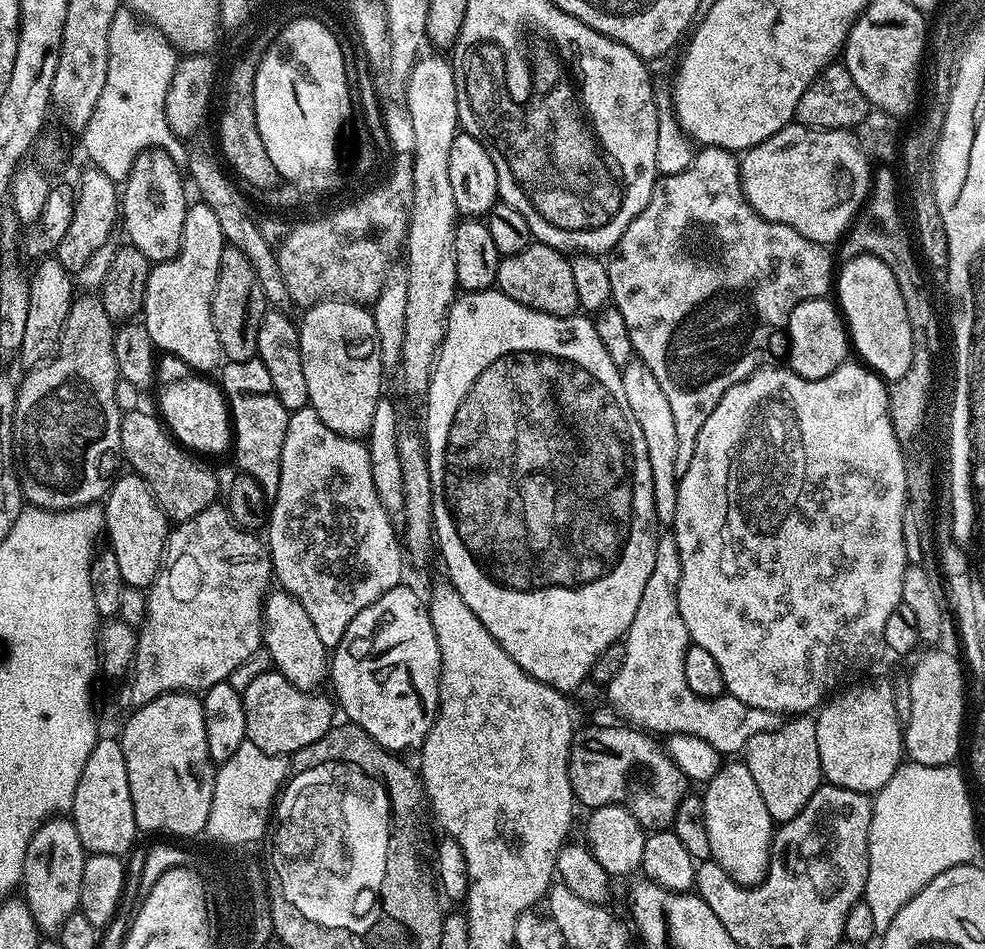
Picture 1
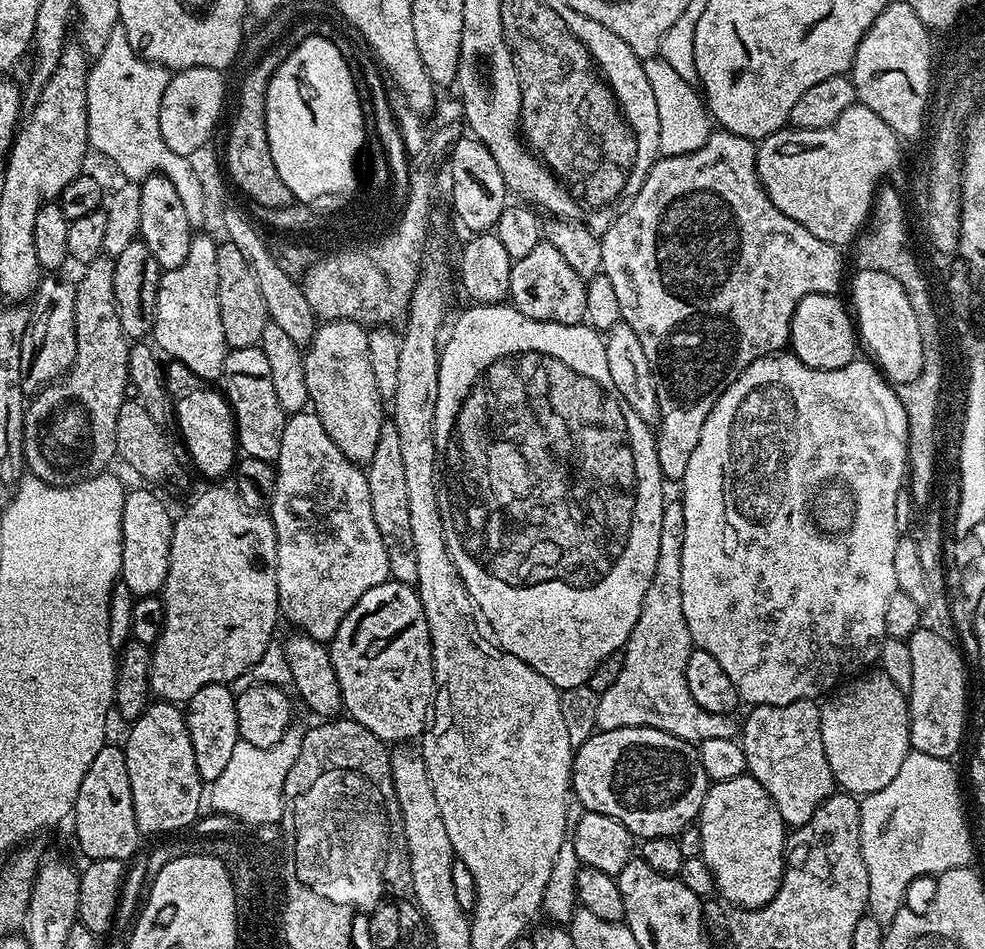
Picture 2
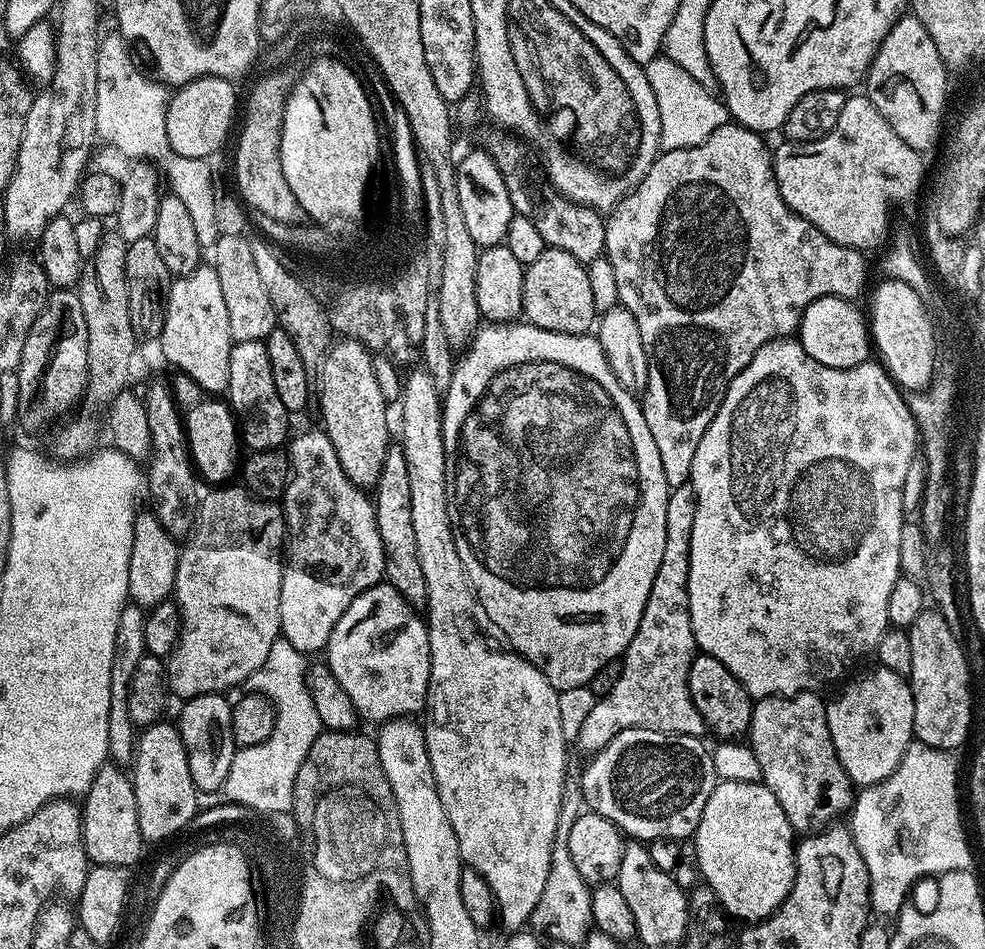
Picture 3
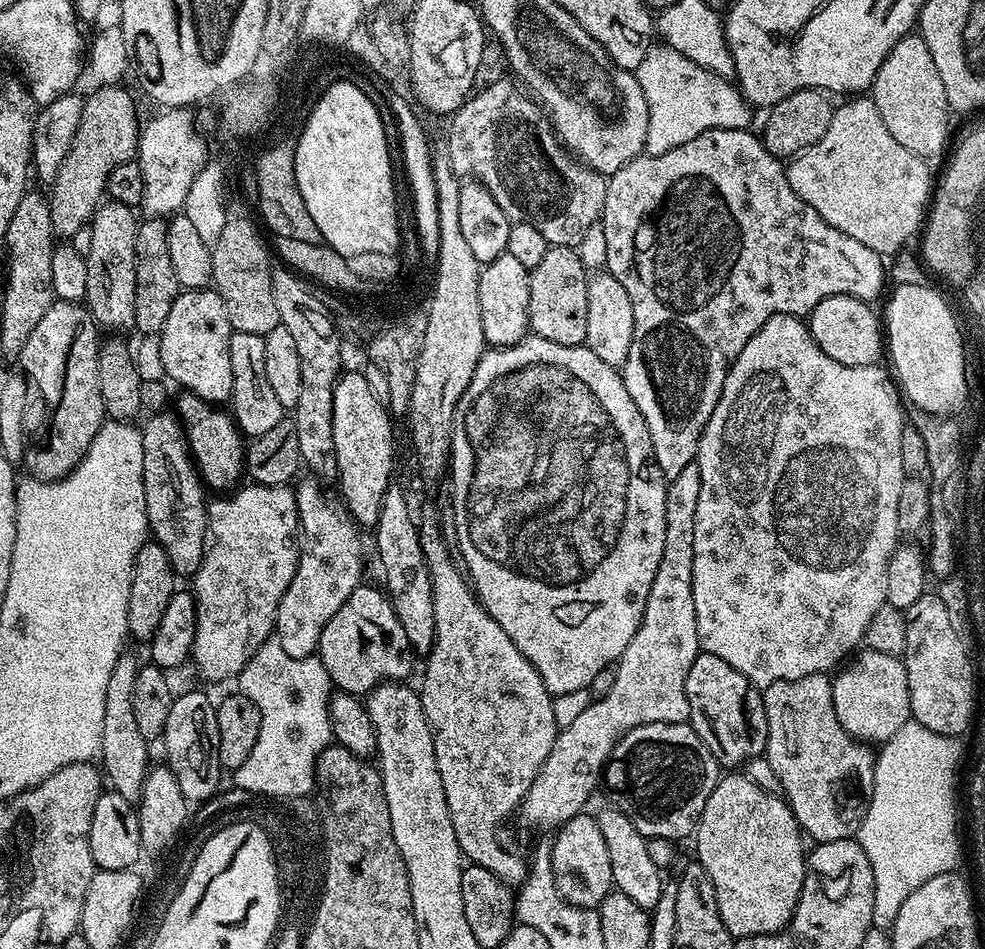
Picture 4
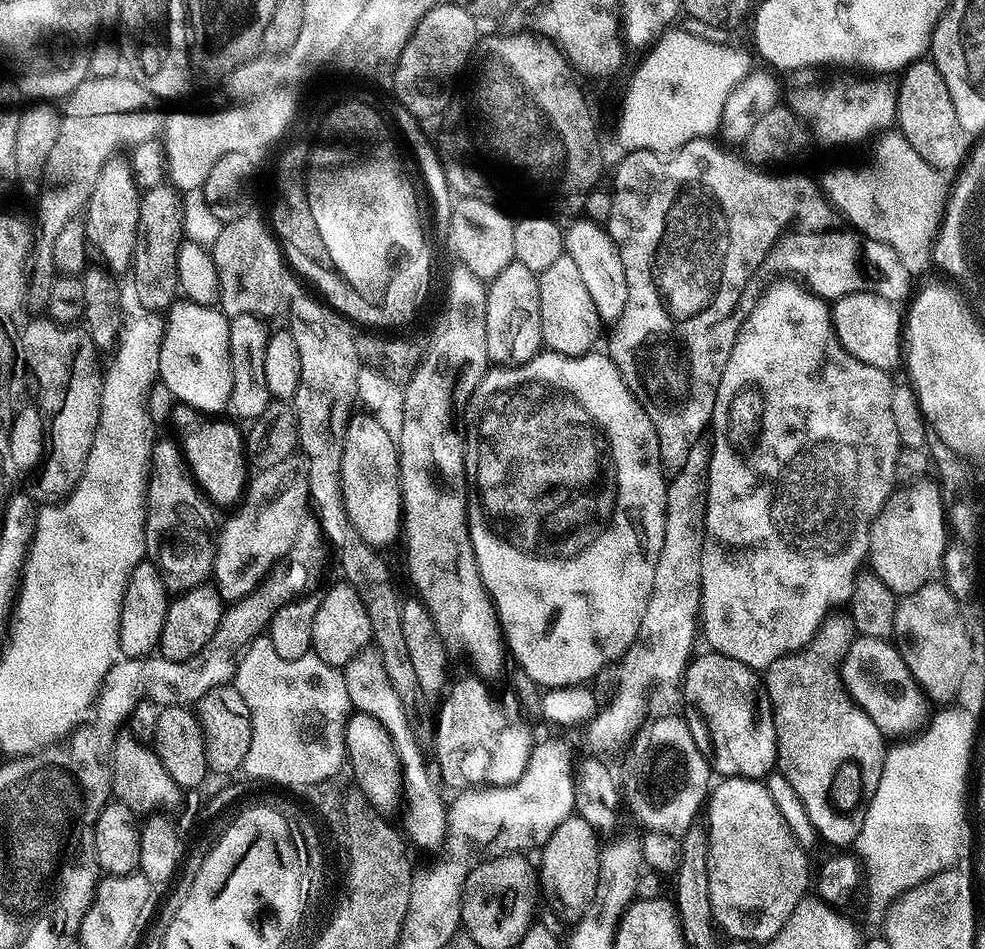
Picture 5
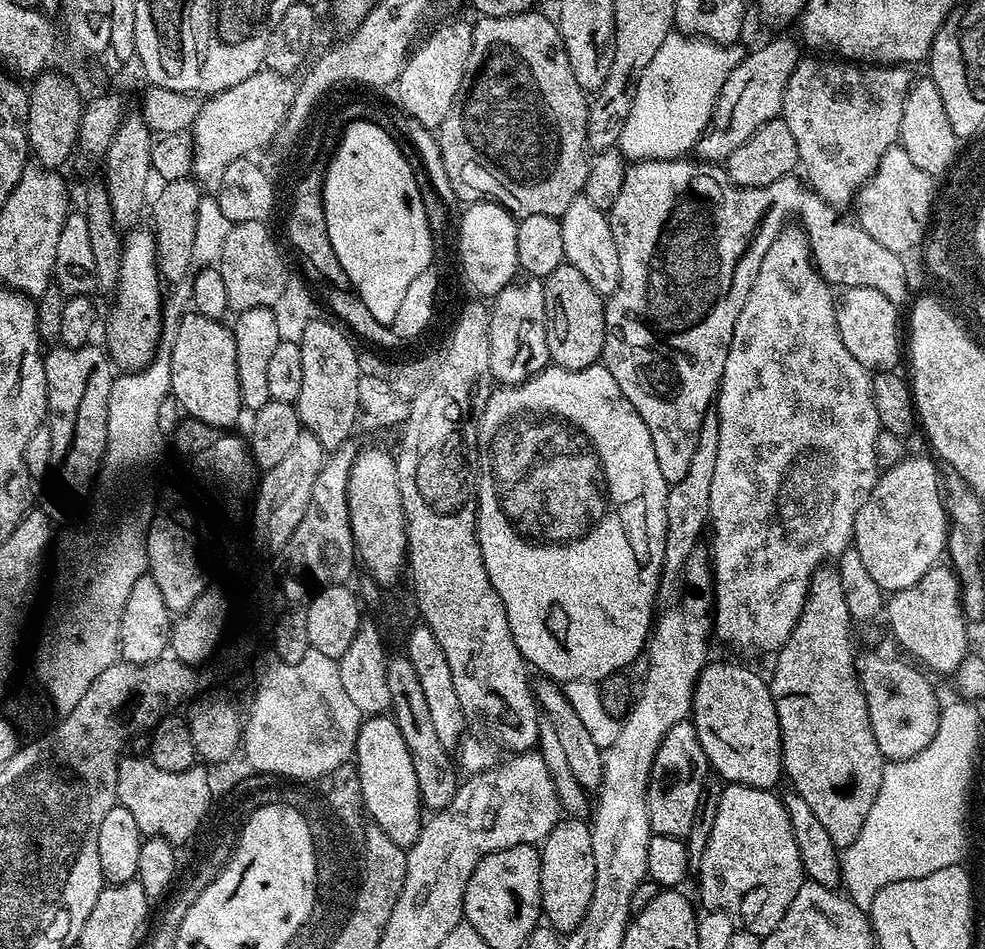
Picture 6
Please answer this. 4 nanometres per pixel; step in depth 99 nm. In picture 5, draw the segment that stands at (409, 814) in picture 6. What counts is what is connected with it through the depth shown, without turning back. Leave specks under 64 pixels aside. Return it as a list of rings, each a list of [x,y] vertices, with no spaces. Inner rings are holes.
[[[358,711],[349,715],[344,730],[344,755],[347,767],[352,767],[355,785],[377,810],[392,814],[395,808],[397,811],[401,807],[404,780],[400,774],[400,759],[386,726],[382,726],[378,718],[370,718],[370,714]]]

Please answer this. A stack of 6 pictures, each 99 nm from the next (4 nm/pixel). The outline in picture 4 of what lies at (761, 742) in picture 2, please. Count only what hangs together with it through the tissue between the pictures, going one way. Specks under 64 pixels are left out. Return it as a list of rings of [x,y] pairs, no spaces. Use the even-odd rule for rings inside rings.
[[[825,673],[810,674],[797,680],[774,682],[763,689],[768,737],[764,755],[774,774],[778,774],[780,792],[800,825],[803,835],[816,844],[851,840],[859,833],[874,786],[876,756],[867,743],[853,739],[835,714],[832,683]]]

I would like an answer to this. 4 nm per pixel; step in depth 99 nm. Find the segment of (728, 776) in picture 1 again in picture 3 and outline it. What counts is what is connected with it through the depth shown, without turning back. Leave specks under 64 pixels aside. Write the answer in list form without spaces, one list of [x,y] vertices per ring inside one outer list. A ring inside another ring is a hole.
[[[719,781],[706,802],[706,810],[702,810],[694,843],[695,867],[703,883],[714,890],[718,902],[733,921],[759,922],[767,916],[773,916],[794,886],[797,841],[786,813],[782,811],[782,806],[778,806],[778,798],[774,798],[772,791],[763,782]]]

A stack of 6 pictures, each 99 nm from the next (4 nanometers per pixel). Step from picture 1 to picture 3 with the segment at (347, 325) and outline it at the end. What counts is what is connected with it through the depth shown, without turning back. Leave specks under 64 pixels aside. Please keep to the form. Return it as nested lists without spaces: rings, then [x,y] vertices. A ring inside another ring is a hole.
[[[347,338],[333,343],[320,363],[320,416],[324,419],[322,430],[330,438],[334,446],[334,454],[338,454],[338,462],[342,462],[342,470],[350,482],[363,490],[375,489],[378,474],[382,474],[382,462],[386,462],[386,450],[390,443],[388,437],[388,408],[389,401],[384,400],[378,378],[375,377],[373,353],[357,340]]]

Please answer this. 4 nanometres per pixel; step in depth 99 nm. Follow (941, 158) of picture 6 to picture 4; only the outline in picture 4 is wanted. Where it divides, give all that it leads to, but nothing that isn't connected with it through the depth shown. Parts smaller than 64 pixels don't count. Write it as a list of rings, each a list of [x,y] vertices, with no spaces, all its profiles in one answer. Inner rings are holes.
[[[919,34],[904,36],[892,47],[874,78],[870,95],[878,106],[878,114],[882,114],[882,122],[886,122],[886,130],[906,150],[925,158],[943,154],[950,122],[946,86],[942,86],[938,66],[930,58],[930,46]]]

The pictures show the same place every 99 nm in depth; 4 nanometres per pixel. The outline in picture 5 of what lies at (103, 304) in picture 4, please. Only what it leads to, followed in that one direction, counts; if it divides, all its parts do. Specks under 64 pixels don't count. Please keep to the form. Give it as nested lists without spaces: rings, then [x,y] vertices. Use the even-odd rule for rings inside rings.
[[[115,158],[103,170],[94,188],[88,208],[82,217],[84,232],[93,253],[104,259],[103,267],[109,273],[124,272],[133,267],[138,255],[140,231],[140,198],[142,190],[132,177],[132,165],[127,159]]]

